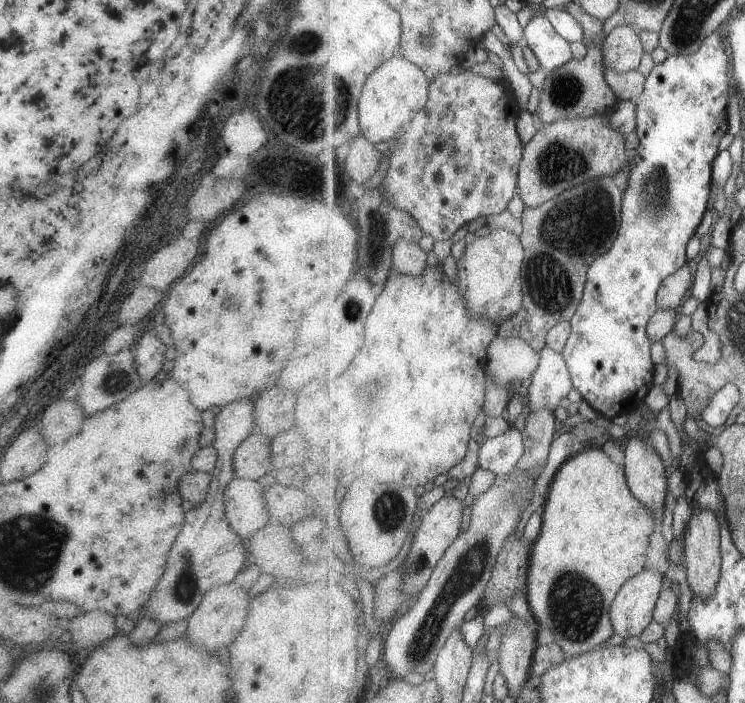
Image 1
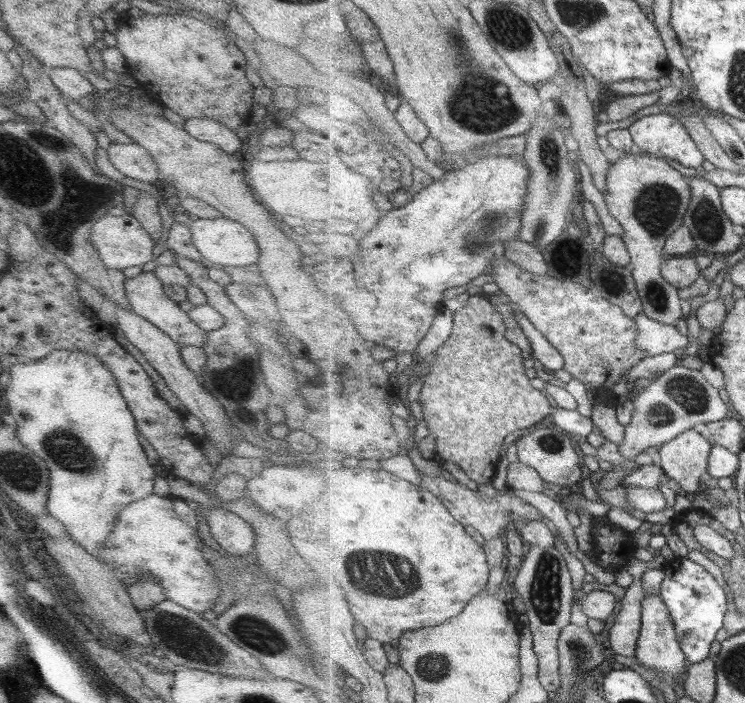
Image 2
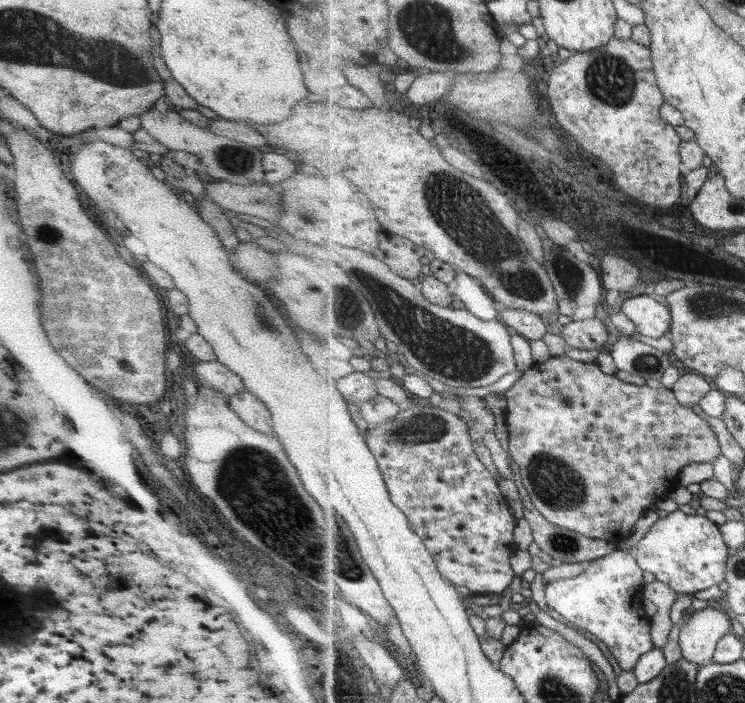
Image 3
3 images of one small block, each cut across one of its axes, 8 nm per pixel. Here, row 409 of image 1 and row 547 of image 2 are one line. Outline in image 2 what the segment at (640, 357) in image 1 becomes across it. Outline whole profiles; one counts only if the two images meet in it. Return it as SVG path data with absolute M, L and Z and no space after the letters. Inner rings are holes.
M611 521L590 525L594 549L592 551L597 565L605 571L612 572L625 568L628 560L632 560L637 546L630 539L630 533Z

